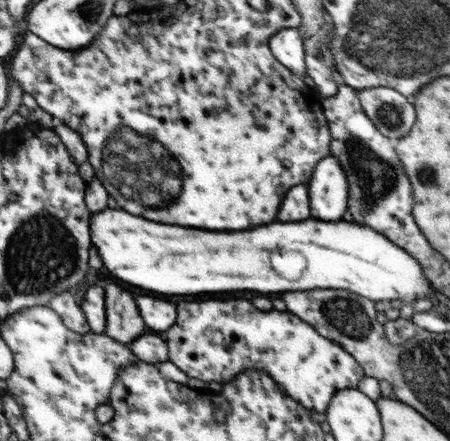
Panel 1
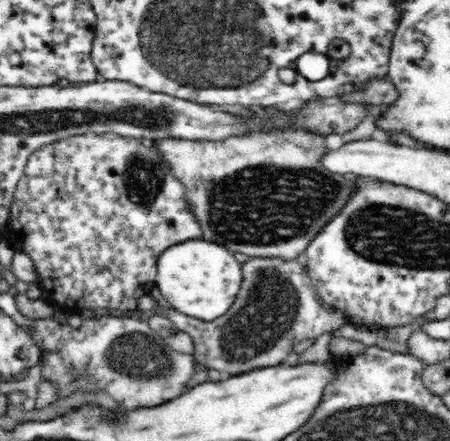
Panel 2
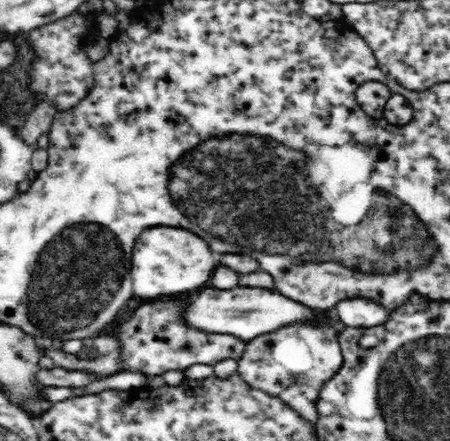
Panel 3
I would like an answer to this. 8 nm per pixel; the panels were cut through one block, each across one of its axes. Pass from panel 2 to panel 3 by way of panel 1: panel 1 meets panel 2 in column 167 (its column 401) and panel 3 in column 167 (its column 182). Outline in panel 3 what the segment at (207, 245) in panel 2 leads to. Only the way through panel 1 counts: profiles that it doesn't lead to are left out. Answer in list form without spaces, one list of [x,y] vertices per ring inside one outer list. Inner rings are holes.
[[[168,226],[148,228],[138,236],[138,242],[134,246],[132,256],[134,294],[142,298],[156,298],[198,290],[210,280],[214,268],[216,268],[214,252],[194,232]]]

